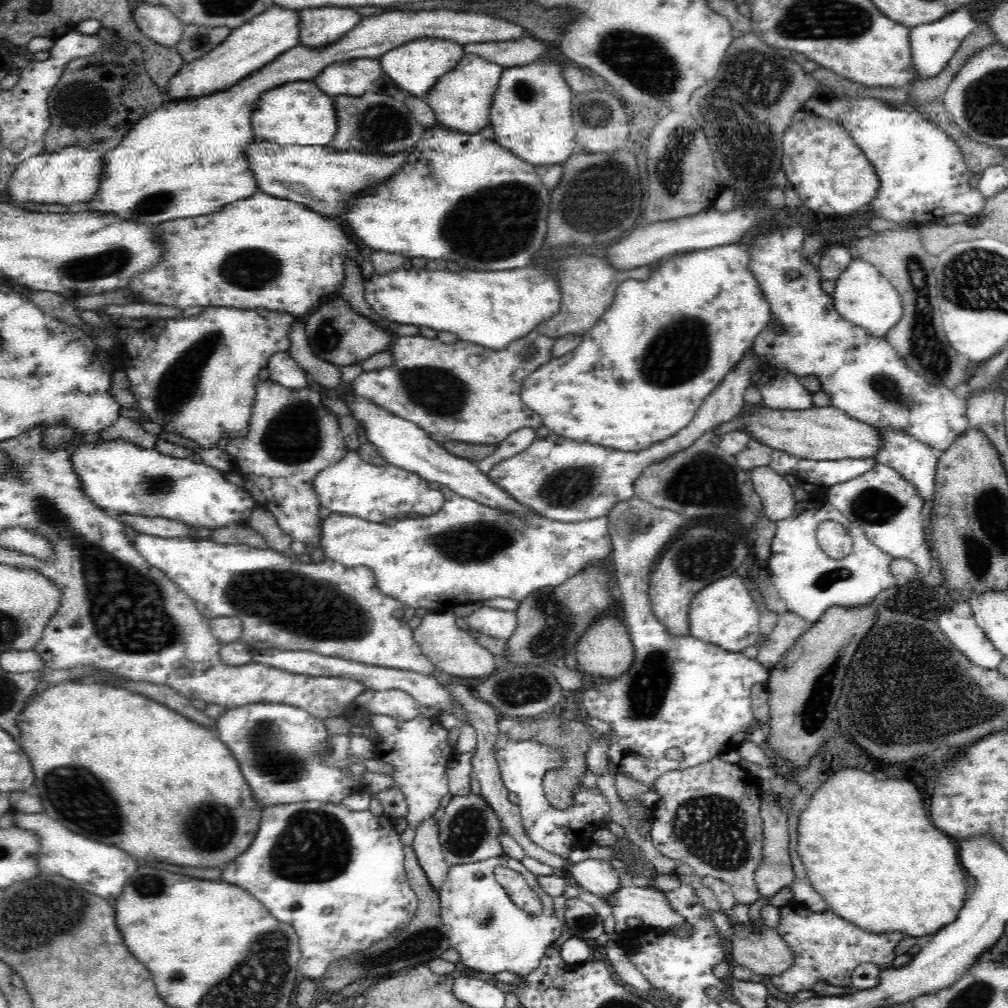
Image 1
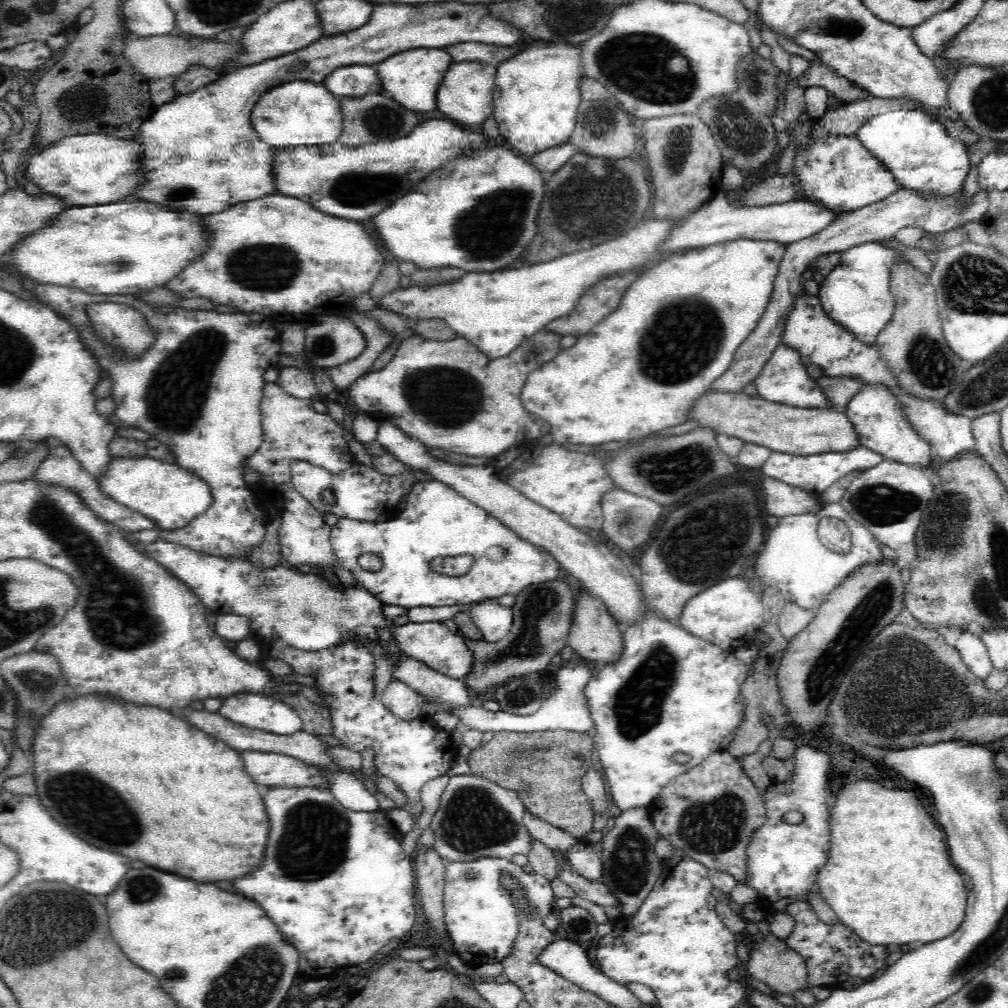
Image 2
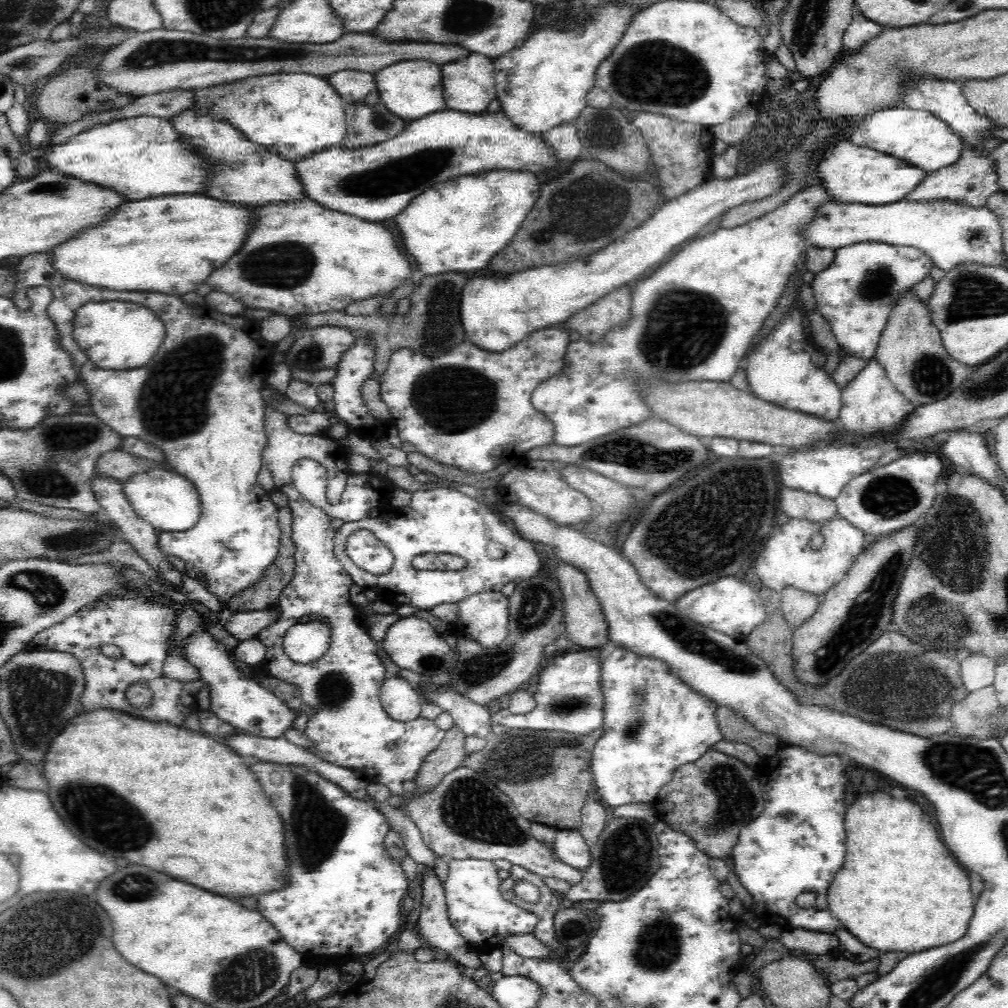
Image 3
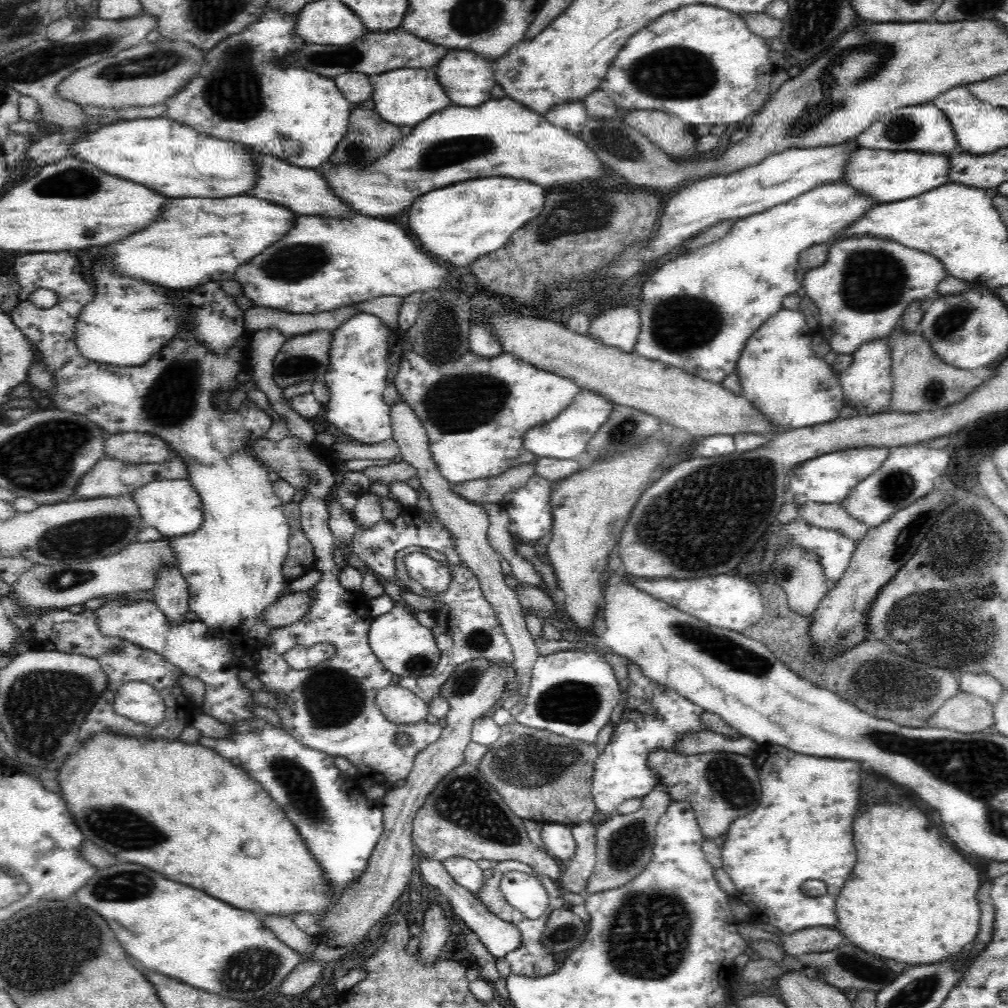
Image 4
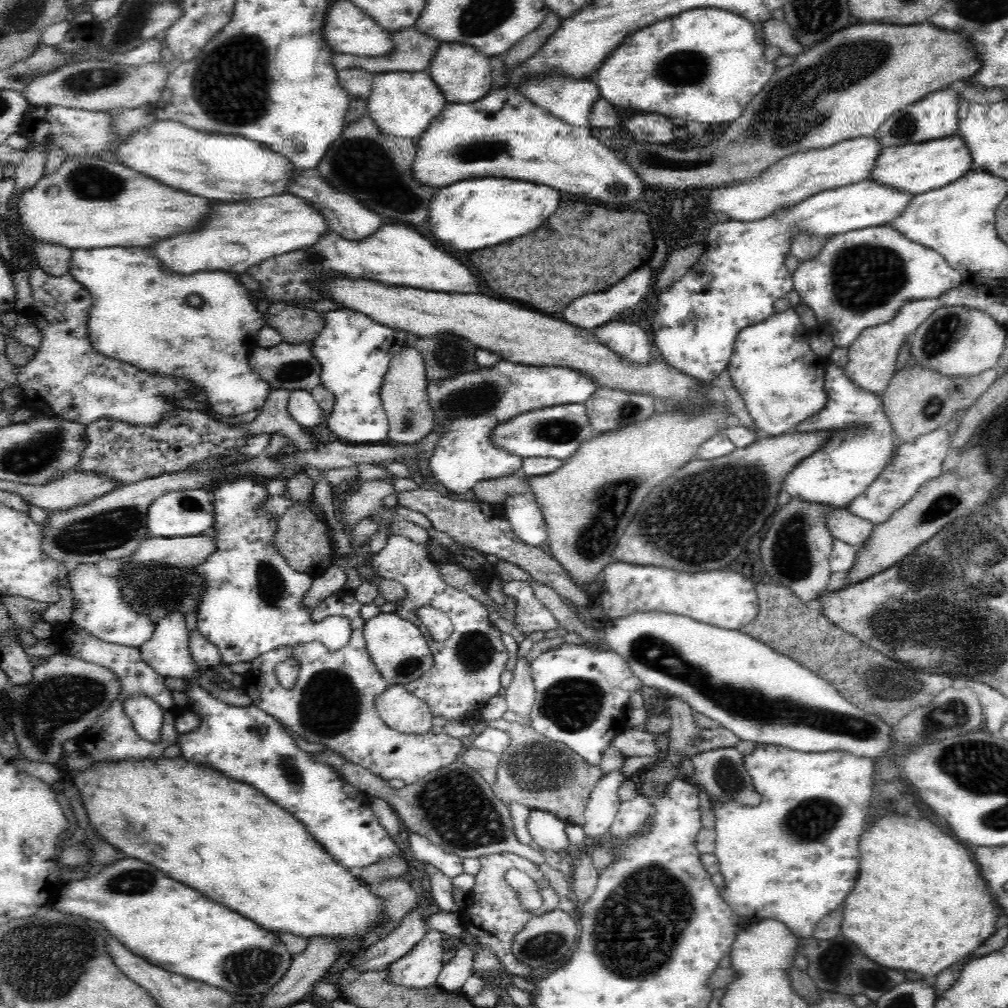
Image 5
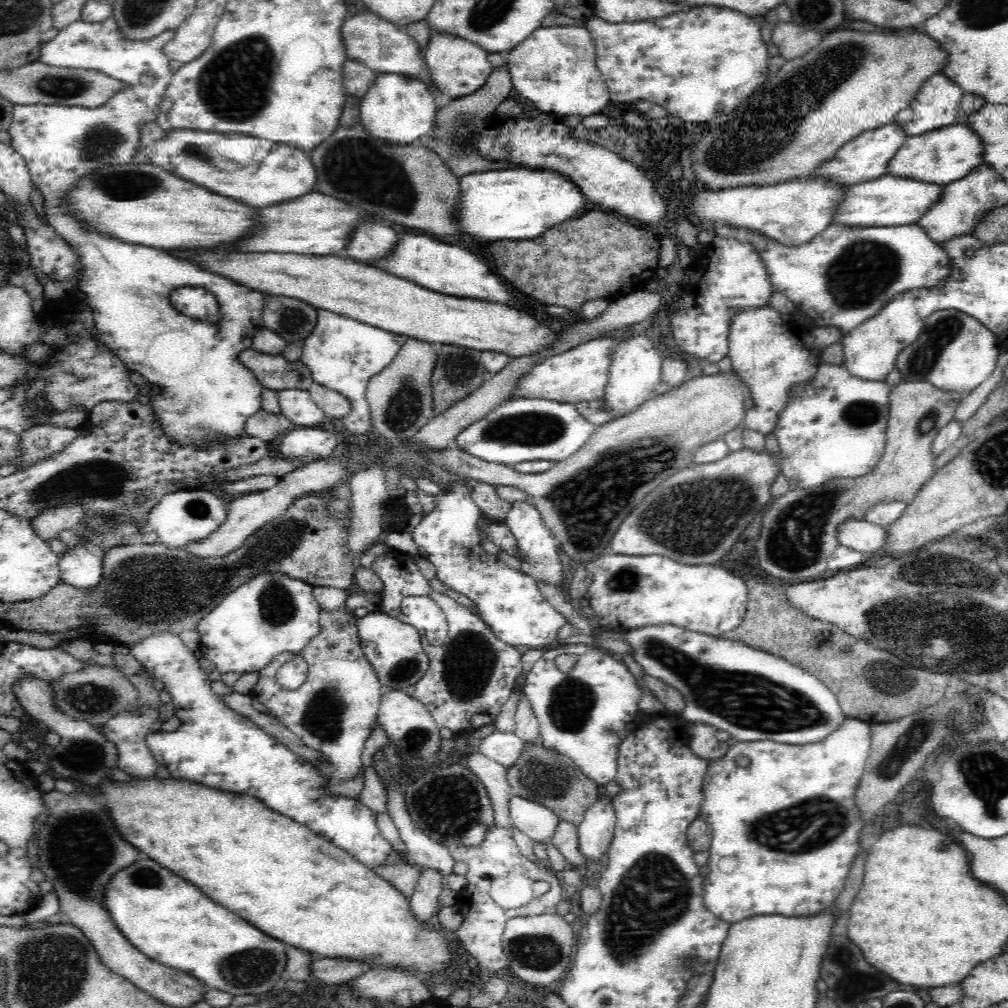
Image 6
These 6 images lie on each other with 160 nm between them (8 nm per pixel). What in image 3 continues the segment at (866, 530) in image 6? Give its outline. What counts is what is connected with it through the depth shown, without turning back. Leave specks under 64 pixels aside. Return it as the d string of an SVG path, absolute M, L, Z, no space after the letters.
M779 487L779 513L784 513L790 519L809 520L812 523L827 523L838 516L834 500L828 500L816 494L790 490Z

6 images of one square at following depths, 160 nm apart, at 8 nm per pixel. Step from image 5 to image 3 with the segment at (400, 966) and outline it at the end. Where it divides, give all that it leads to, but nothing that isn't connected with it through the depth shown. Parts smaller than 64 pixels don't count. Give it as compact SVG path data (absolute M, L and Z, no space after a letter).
M426 870L424 882L418 883L418 892L419 894L424 894L424 896L420 896L422 907L420 909L420 918L418 918L418 929L416 931L422 941L428 943L430 948L438 948L446 952L446 954L450 954L454 961L466 967L466 969L471 968L475 972L478 970L487 970L486 965L478 959L478 953L464 942L462 936L456 932L454 925L450 923L447 900L444 898L445 888L432 870Z

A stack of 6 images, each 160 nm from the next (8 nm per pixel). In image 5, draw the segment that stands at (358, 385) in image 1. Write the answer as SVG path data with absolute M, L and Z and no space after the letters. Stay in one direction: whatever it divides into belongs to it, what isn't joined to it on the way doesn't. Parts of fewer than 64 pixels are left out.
M504 360L493 367L474 368L450 379L428 380L427 394L435 416L434 425L444 425L447 430L430 458L431 475L446 488L448 497L459 497L472 491L481 480L520 473L522 459L491 444L492 430L504 420L534 408L582 404L599 388L591 376L573 368L521 365Z

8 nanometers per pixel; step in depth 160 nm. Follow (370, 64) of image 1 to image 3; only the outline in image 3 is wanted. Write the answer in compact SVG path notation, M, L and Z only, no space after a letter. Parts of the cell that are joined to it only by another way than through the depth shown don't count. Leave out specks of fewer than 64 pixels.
M340 69L328 80L345 104L362 102L376 88L374 74L356 69Z

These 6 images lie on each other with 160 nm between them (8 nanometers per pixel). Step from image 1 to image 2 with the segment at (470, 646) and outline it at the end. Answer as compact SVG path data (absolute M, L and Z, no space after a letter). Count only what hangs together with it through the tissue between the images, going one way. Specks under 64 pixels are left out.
M397 621L395 627L398 630L398 636L392 637L394 637L394 641L398 644L398 649L400 649L402 655L412 657L412 659L426 664L428 668L441 672L443 675L453 679L464 679L464 676L470 672L473 660L472 651L466 647L466 642L462 639L462 635L450 633L443 622L418 623L409 621L401 624Z

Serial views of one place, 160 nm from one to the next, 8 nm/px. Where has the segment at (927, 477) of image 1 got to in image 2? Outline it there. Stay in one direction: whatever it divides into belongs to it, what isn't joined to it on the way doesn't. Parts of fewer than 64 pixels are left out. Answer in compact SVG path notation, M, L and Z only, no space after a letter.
M863 384L858 392L848 400L843 409L846 417L853 424L859 443L874 453L878 453L896 463L906 464L908 467L927 469L932 465L930 446L926 440L918 435L907 422L905 414L899 406L895 391L881 384Z

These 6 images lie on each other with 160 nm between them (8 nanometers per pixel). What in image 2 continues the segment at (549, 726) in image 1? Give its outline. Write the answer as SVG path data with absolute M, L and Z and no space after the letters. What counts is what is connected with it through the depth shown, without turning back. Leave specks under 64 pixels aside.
M560 729L548 730L548 732L498 732L490 741L468 752L466 761L470 774L488 779L502 788L514 791L528 813L536 815L536 818L570 833L576 838L582 838L592 832L594 822L592 805L581 787L584 773L592 767L594 747L593 737L587 733Z

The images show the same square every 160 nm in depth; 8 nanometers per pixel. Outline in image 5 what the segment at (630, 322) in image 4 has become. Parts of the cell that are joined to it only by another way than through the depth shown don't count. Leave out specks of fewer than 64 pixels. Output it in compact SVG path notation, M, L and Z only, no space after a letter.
M609 322L596 327L593 335L614 353L630 363L648 364L656 360L651 352L650 335L626 322Z

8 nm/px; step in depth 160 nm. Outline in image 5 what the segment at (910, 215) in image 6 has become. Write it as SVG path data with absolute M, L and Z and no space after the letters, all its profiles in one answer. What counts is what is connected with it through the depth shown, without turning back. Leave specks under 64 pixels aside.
M866 179L856 184L826 189L806 197L787 211L762 217L762 220L713 223L712 228L708 228L710 236L706 238L704 252L696 258L692 268L689 268L680 280L674 280L674 284L670 284L670 288L666 288L664 294L658 298L658 312L652 324L654 346L670 366L688 376L710 383L727 368L739 331L748 324L758 324L772 316L775 312L774 302L778 298L784 298L792 290L792 279L784 265L784 254L788 254L790 250L790 236L793 236L794 232L805 232L824 240L843 232L891 225L913 198L914 194Z

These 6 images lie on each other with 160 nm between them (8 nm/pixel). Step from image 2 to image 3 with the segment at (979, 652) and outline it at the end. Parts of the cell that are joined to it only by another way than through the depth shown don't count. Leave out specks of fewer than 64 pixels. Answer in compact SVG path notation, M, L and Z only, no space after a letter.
M976 653L962 660L962 685L966 692L976 692L983 688L993 686L995 681L995 666L986 655Z

